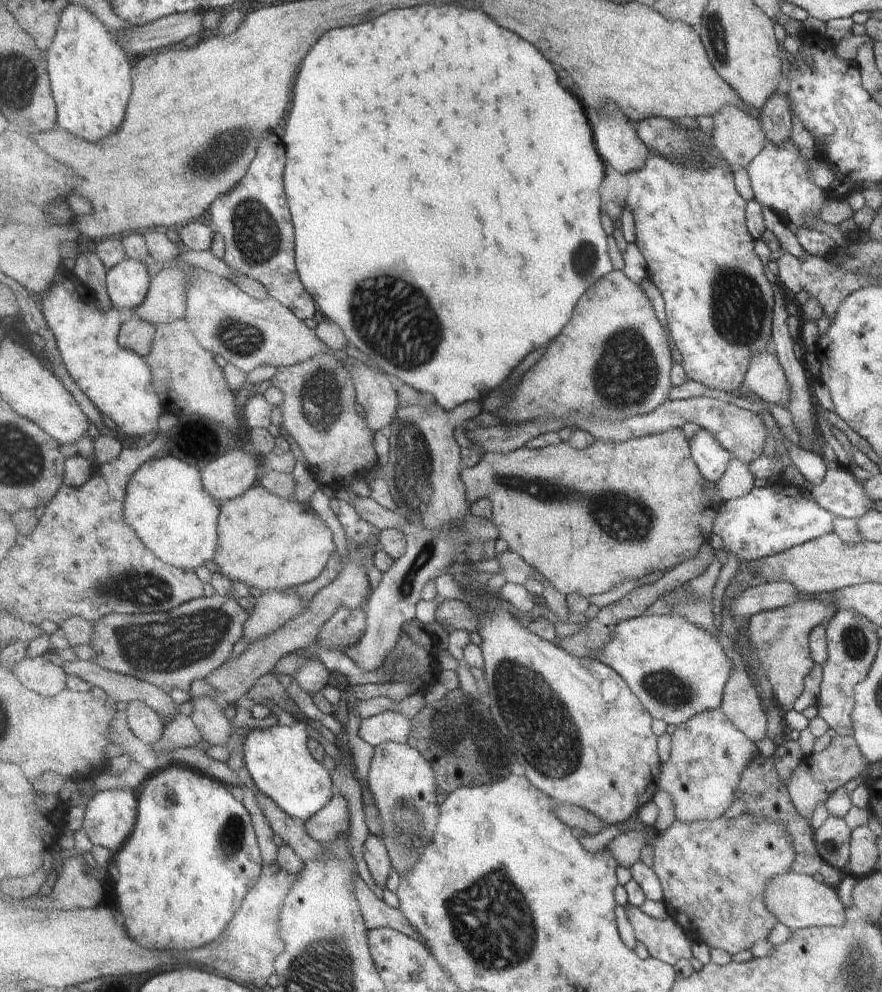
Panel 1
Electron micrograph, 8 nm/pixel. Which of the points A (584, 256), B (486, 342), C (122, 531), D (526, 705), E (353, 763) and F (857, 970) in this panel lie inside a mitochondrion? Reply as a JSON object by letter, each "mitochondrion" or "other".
{"A":"mitochondrion","B":"other","C":"other","D":"mitochondrion","E":"other","F":"mitochondrion"}

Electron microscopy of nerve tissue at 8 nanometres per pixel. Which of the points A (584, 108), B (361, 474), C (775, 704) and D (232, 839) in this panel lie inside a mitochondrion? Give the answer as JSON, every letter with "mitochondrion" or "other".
{"A":"other","B":"other","C":"other","D":"mitochondrion"}

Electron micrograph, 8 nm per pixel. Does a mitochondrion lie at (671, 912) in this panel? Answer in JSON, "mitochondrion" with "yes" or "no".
{"mitochondrion":"no"}

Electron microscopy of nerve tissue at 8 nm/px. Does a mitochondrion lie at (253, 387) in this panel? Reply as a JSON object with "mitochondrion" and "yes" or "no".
{"mitochondrion":"no"}

